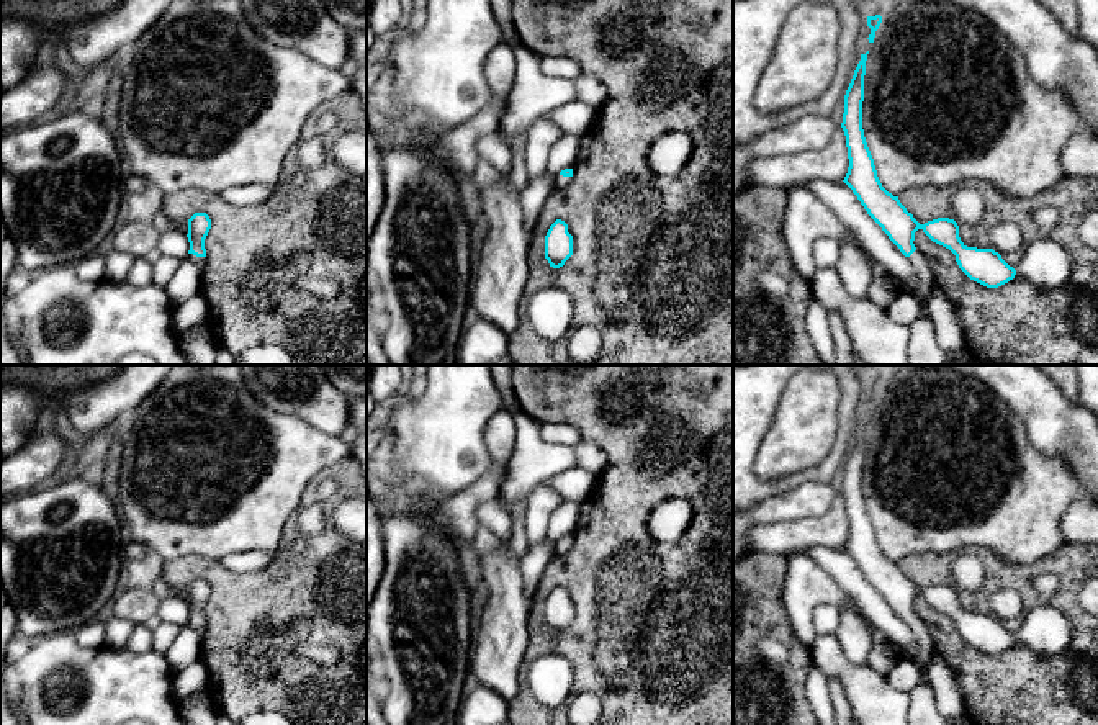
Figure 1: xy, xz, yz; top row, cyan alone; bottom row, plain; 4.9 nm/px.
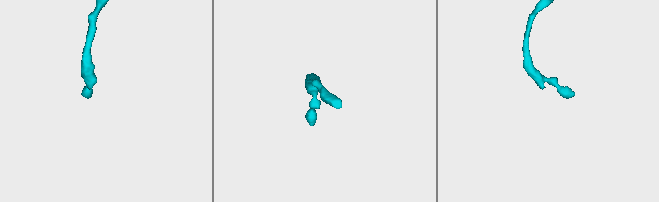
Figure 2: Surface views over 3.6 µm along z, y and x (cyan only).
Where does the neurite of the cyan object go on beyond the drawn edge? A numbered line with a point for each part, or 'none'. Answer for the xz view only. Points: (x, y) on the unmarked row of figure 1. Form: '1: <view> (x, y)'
1: xz (560, 549)

